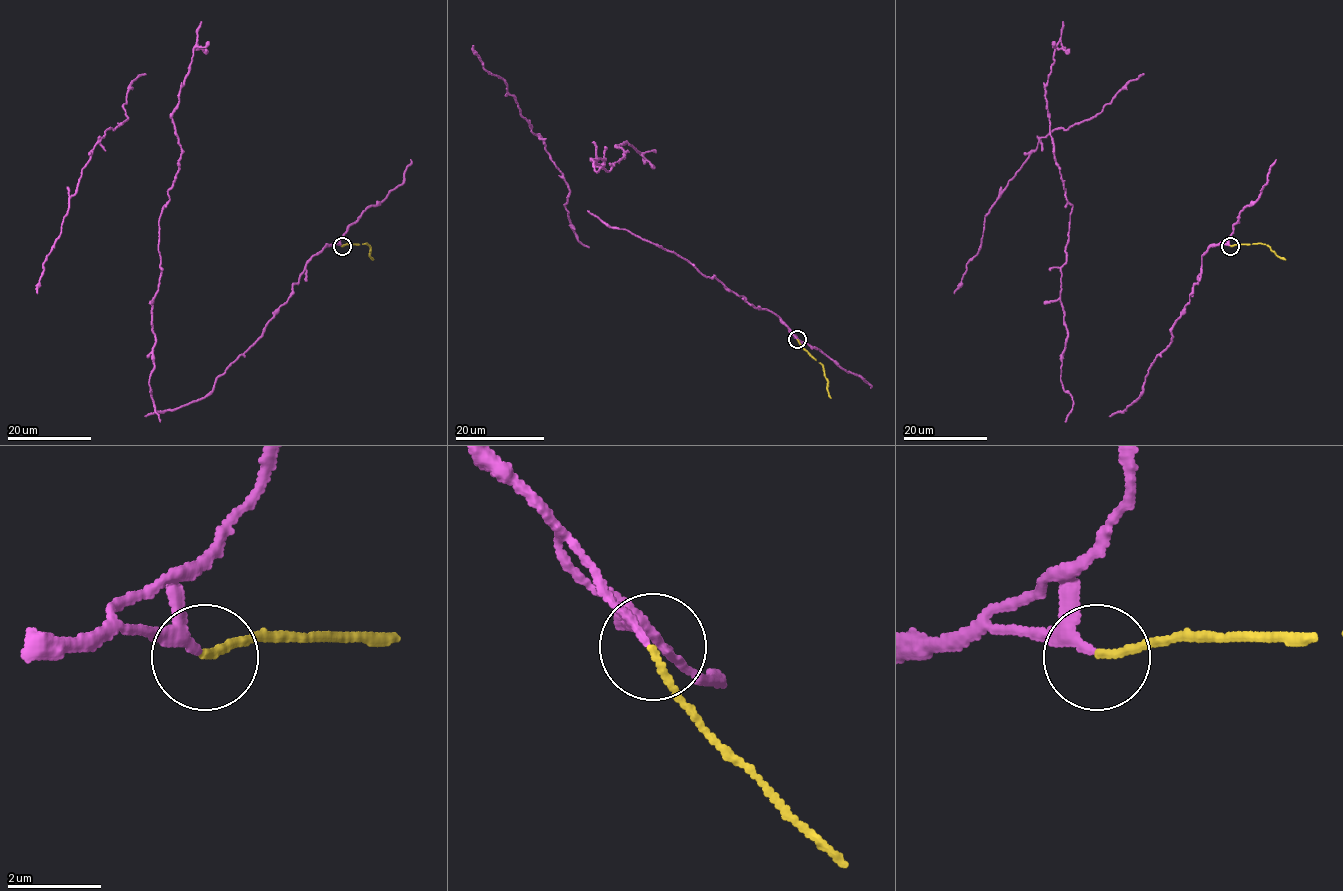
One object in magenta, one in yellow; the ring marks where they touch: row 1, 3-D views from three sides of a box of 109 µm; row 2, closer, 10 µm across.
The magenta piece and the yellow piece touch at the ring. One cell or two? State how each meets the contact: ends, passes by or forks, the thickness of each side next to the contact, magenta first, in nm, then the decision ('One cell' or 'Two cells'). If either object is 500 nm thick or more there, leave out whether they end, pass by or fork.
At the ring magenta passes by. At the ring yellow ends. Thickness 140 nm (magenta) against 150 nm. One cell

